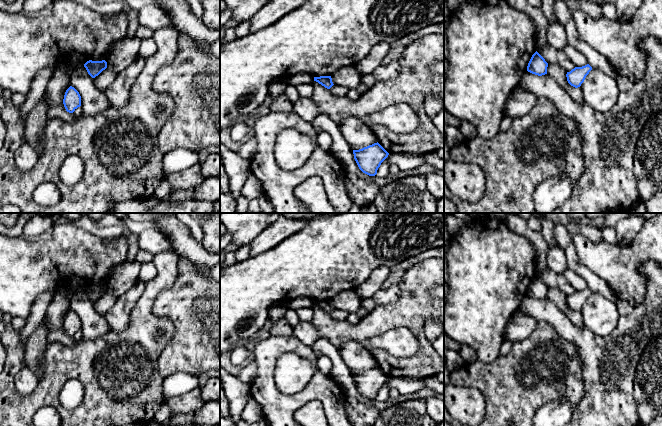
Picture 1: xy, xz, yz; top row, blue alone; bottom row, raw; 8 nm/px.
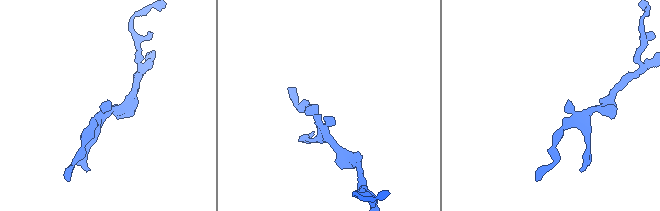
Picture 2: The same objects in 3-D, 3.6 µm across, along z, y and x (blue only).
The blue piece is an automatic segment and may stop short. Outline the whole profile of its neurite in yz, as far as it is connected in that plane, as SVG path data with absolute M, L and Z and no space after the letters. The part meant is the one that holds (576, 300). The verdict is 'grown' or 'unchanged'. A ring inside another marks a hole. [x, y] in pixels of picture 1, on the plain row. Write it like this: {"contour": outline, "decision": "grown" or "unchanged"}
{"contour": "M589 288L582 291L575 291L566 298L568 307L575 312L580 311L591 294L592 291Z", "decision": "unchanged"}

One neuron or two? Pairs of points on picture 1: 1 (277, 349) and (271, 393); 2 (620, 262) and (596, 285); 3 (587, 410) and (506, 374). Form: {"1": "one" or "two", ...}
{"1": "one", "2": "two", "3": "two"}

